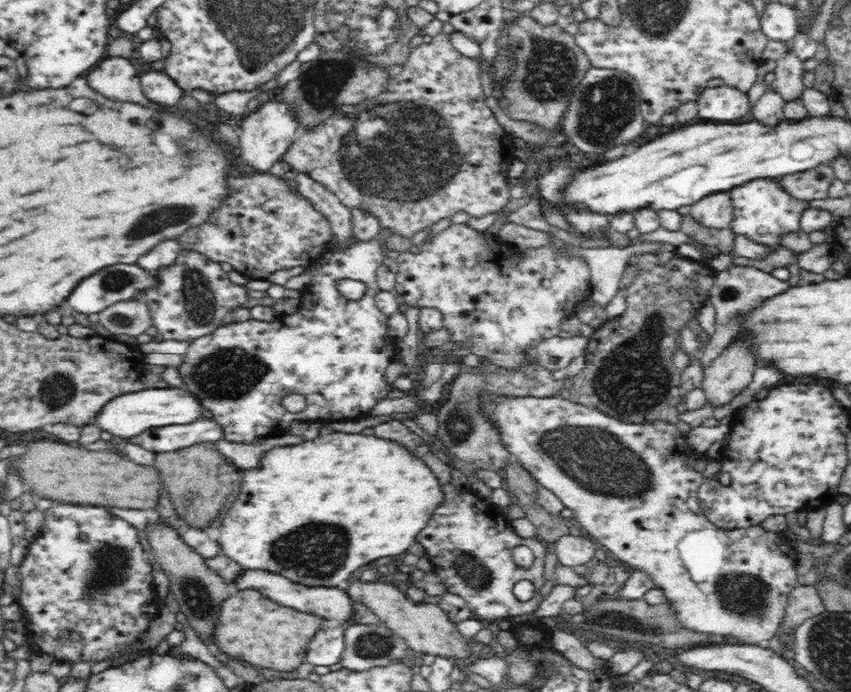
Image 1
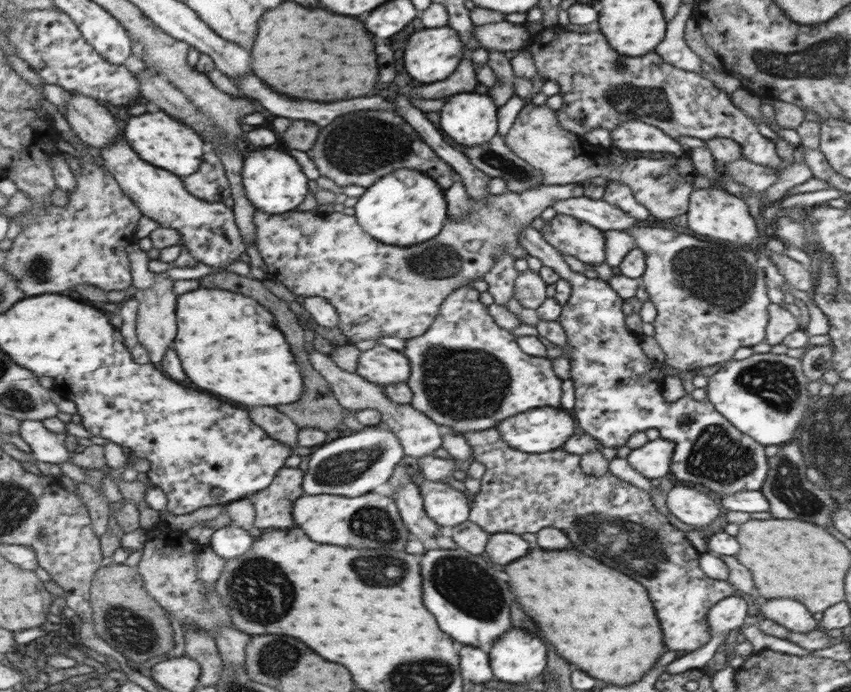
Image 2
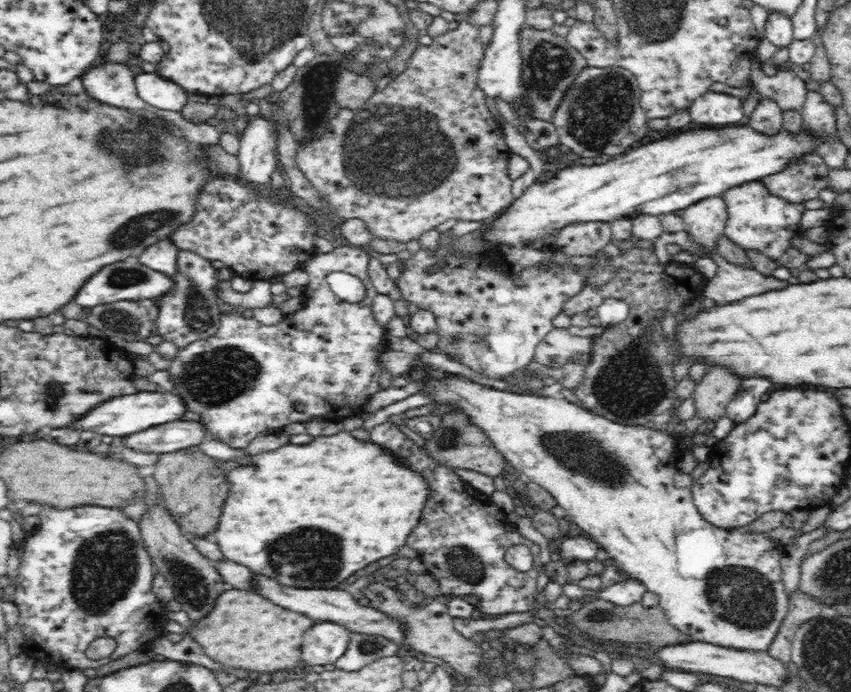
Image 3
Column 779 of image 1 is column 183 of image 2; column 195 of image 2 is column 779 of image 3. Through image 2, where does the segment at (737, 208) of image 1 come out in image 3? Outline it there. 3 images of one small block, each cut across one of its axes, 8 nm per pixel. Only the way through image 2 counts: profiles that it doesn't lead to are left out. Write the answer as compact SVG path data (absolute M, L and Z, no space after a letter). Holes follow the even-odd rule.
M761 181L746 182L722 194L727 202L728 220L723 234L746 251L758 250L766 256L780 258L790 246L790 238L804 232L801 216L806 210L804 202L788 202L780 195L772 194L770 187Z

